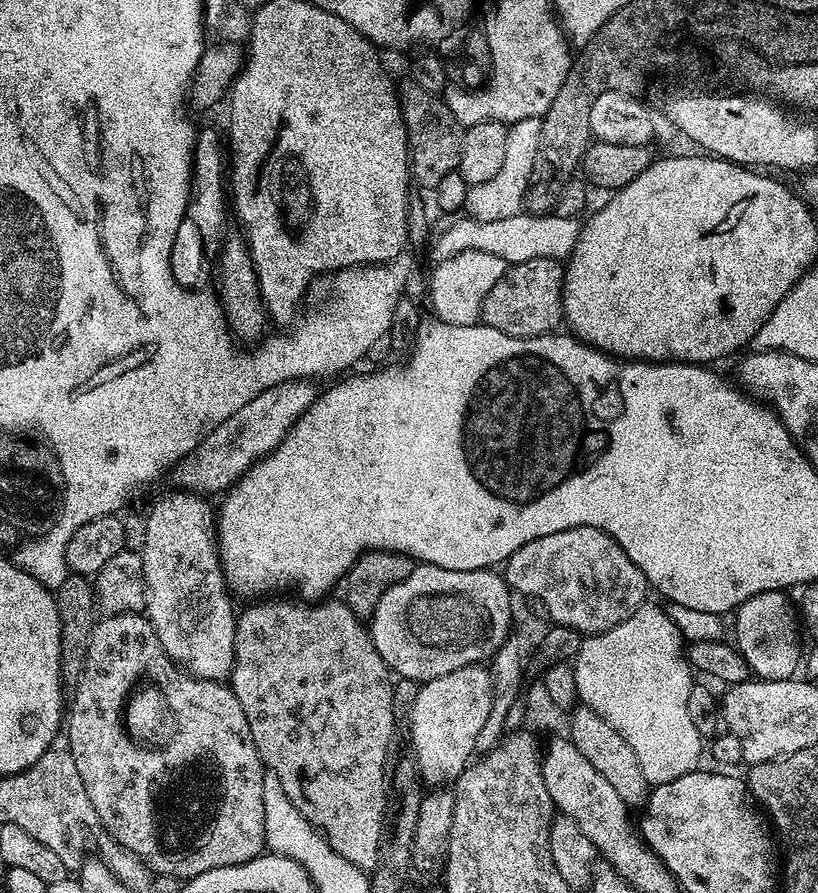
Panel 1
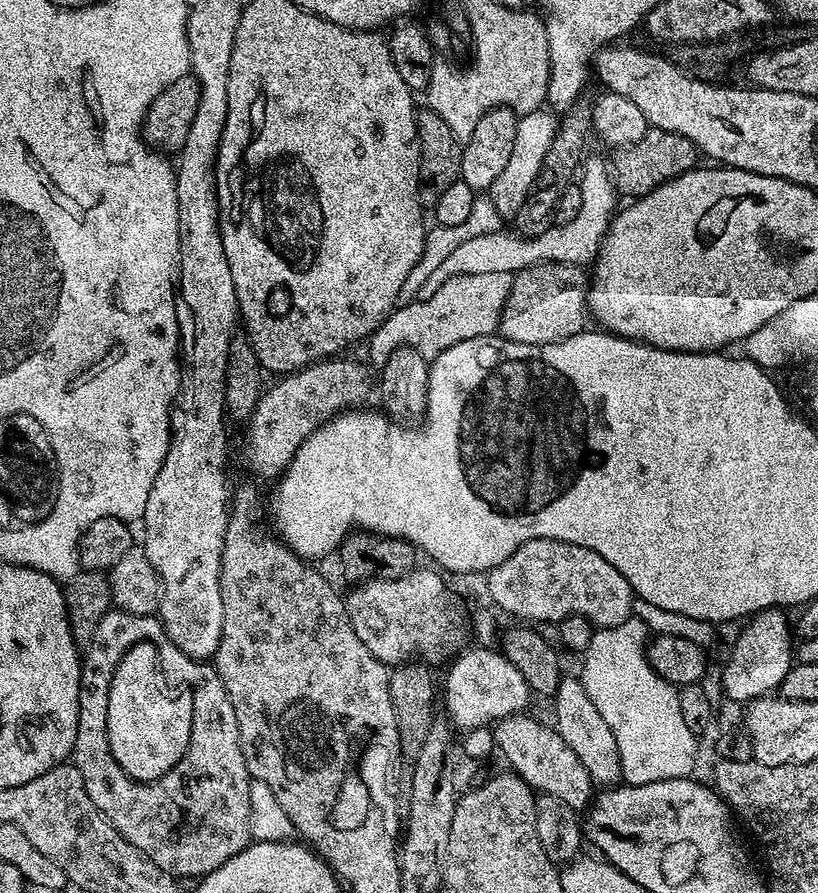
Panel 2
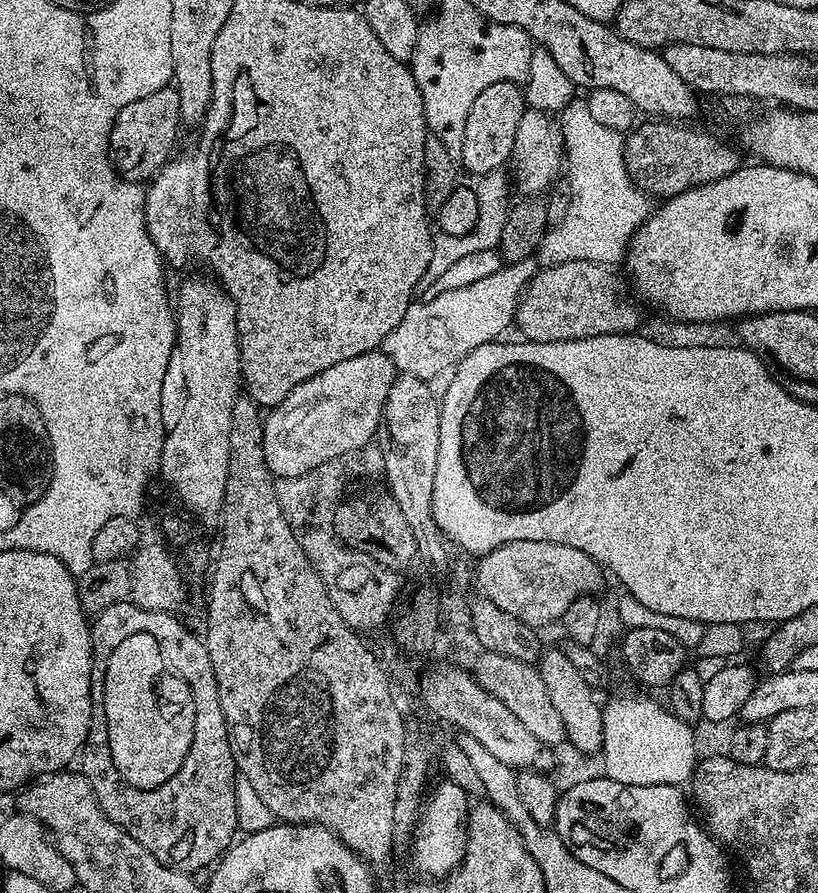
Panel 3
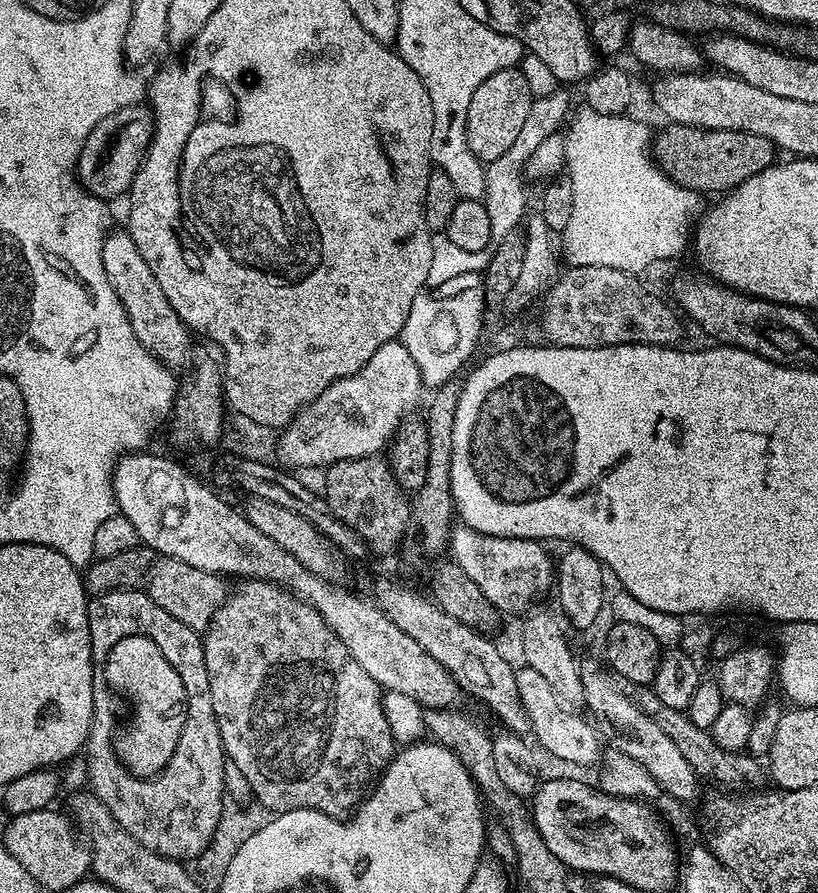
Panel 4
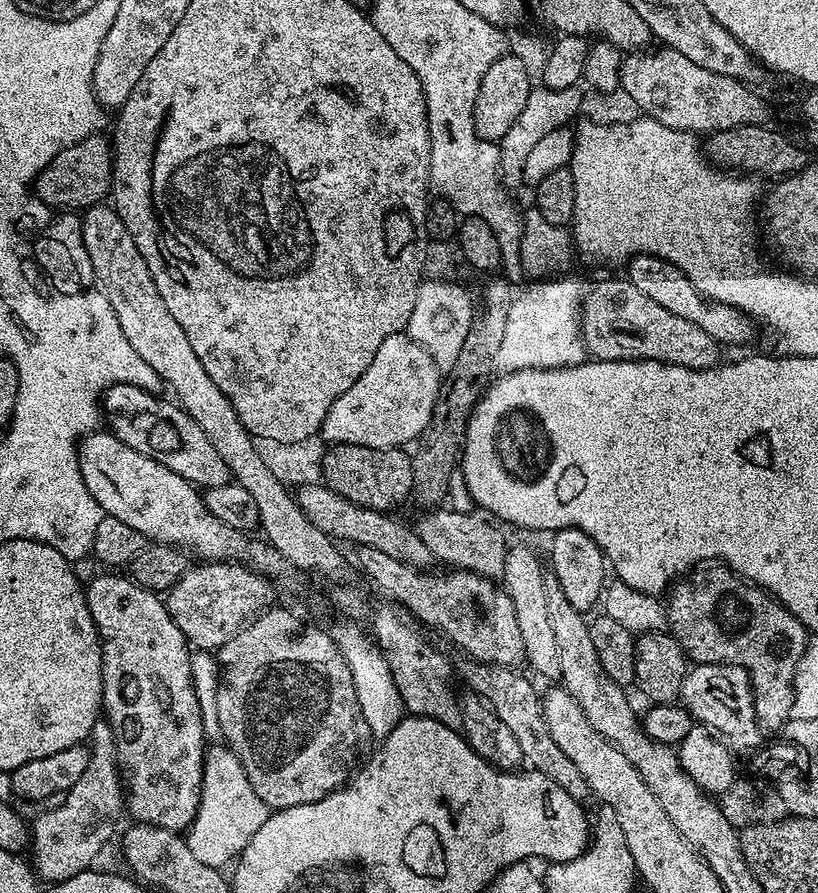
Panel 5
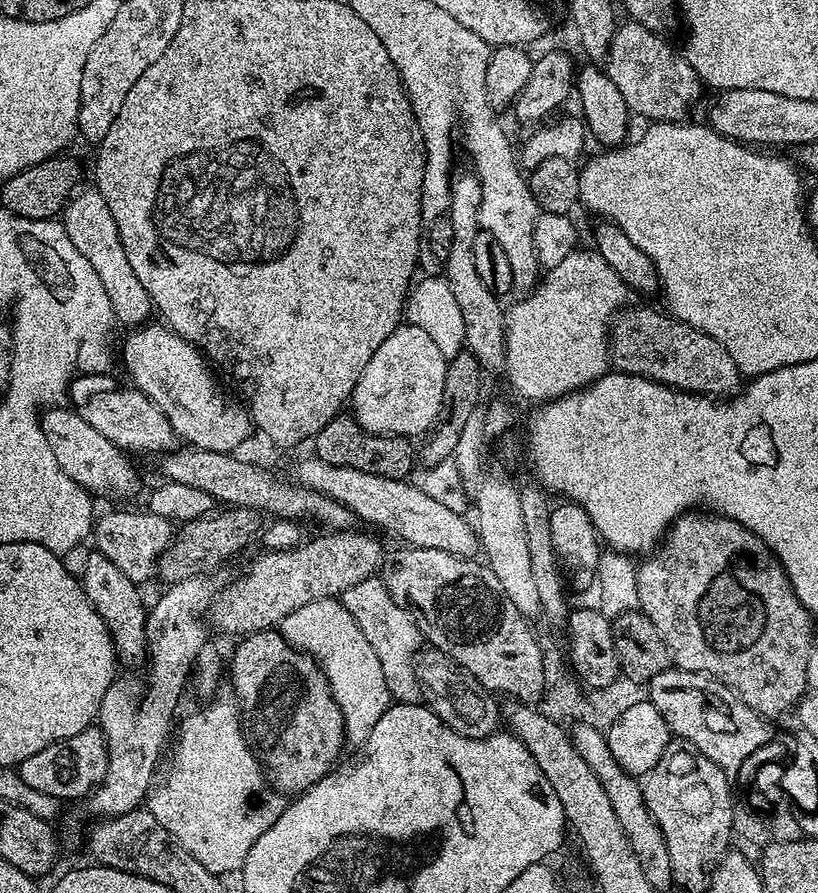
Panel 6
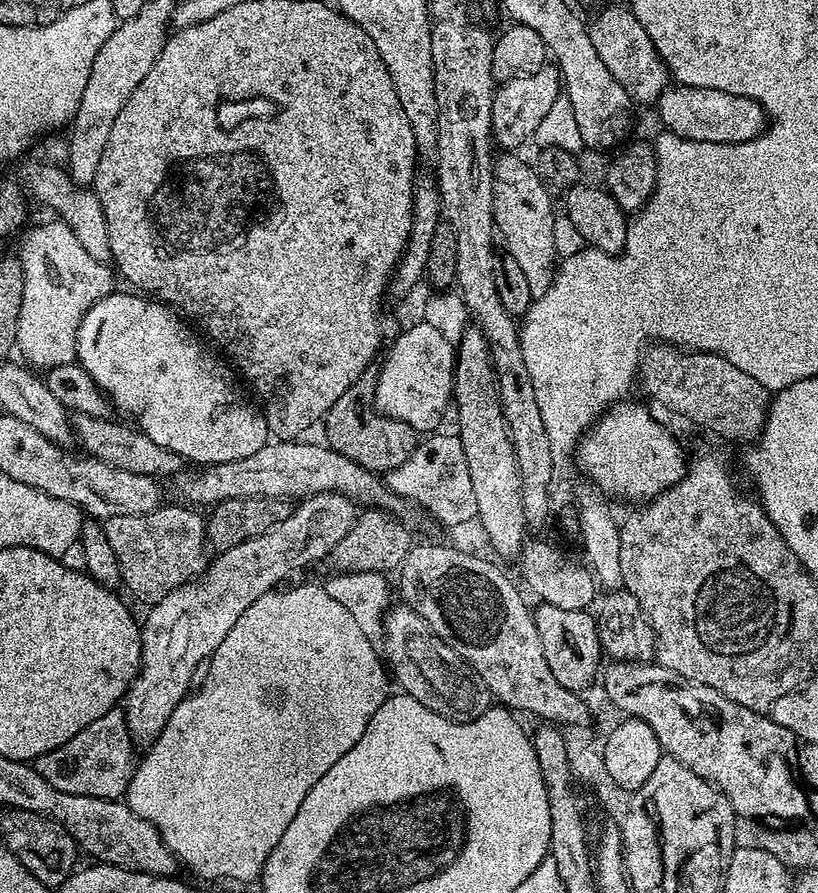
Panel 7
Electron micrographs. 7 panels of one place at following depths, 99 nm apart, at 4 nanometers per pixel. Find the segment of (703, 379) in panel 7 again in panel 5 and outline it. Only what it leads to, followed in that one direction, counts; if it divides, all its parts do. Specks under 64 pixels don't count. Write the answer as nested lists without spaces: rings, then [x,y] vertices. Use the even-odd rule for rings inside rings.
[[[626,278],[600,280],[587,289],[580,310],[580,333],[587,355],[597,360],[657,360],[687,368],[714,368],[722,360],[721,345],[702,326],[670,314]]]

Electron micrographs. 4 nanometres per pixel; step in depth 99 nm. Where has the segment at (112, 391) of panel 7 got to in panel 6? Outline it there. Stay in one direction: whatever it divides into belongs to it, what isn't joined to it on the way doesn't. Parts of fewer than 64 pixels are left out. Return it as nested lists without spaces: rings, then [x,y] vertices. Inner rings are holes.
[[[152,323],[129,331],[132,333],[124,340],[124,368],[132,379],[129,381],[161,408],[185,445],[233,453],[235,447],[254,432],[247,407],[235,395],[232,397],[224,393],[223,386],[216,381],[217,373],[200,349],[163,323]]]

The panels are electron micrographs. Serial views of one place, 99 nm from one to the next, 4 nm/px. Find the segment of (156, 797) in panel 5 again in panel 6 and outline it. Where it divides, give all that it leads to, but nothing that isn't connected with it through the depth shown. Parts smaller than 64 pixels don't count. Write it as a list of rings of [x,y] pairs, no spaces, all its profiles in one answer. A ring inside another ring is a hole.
[[[95,550],[89,552],[89,556],[84,560],[84,576],[82,575],[86,598],[90,598],[94,610],[98,610],[98,614],[106,622],[117,657],[121,661],[143,661],[146,656],[144,627],[148,622],[148,614],[146,604],[140,601],[141,589],[133,580],[126,578],[126,574],[122,574],[122,570],[118,570],[118,566],[110,562],[110,558]]]

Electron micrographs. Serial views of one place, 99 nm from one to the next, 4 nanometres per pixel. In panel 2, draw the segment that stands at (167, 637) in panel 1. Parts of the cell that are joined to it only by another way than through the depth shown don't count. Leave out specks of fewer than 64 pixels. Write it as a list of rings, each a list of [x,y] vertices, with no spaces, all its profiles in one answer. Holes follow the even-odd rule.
[[[220,258],[220,276],[216,276],[216,290],[200,290],[198,286],[186,286],[178,288],[178,296],[188,309],[179,313],[180,322],[180,352],[182,353],[182,379],[180,390],[176,394],[176,399],[172,405],[172,443],[168,445],[168,453],[162,462],[162,470],[154,478],[150,486],[150,498],[146,498],[144,507],[144,541],[142,547],[146,558],[150,558],[150,566],[160,576],[160,607],[158,609],[158,619],[164,625],[164,633],[168,636],[168,644],[176,647],[184,656],[189,656],[189,661],[204,662],[215,657],[220,639],[222,638],[222,586],[220,585],[220,575],[222,574],[222,550],[224,549],[224,535],[228,525],[228,509],[230,507],[230,488],[228,492],[228,480],[224,477],[224,467],[228,464],[228,432],[224,429],[226,425],[226,405],[224,403],[224,379],[228,373],[228,355],[230,354],[230,342],[238,332],[238,309],[236,307],[236,291],[234,290],[234,278],[230,278],[230,262]]]

